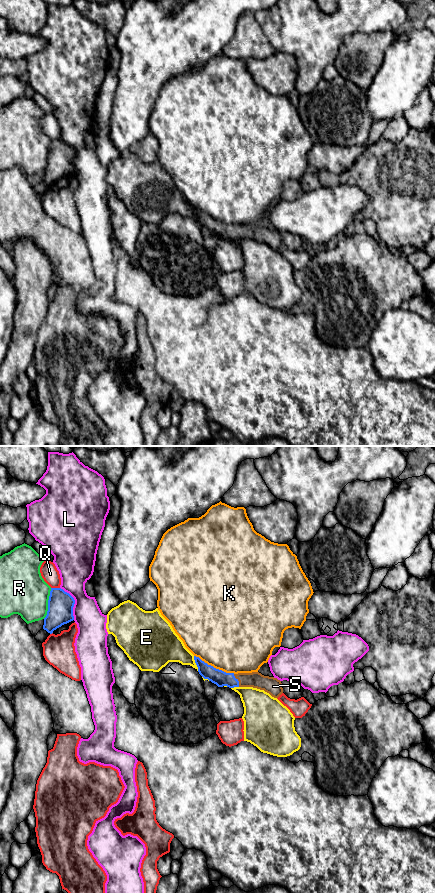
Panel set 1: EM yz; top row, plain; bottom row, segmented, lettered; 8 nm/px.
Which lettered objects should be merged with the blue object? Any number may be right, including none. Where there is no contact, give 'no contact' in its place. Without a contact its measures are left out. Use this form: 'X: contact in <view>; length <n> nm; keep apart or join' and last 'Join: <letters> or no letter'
E: contact in yz; length 130 nm; keep apart
K: contact in yz; length 360 nm; keep apart
L: contact in yz; length 280 nm; keep apart
Q: contact in yz; length 70 nm; keep apart
R: contact in yz; length 260 nm; keep apart
S: contact in yz; length 120 nm; join
Join: S

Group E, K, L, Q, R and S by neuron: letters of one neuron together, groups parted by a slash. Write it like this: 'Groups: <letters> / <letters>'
Groups: E / K / L / Q / R / S

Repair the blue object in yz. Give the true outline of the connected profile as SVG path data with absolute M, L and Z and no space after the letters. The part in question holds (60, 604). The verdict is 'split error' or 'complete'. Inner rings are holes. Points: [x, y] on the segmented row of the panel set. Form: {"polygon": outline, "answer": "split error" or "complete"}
{"polygon": "M51 588L48 611L43 629L52 634L54 630L74 620L74 598L61 588Z", "answer": "complete"}

